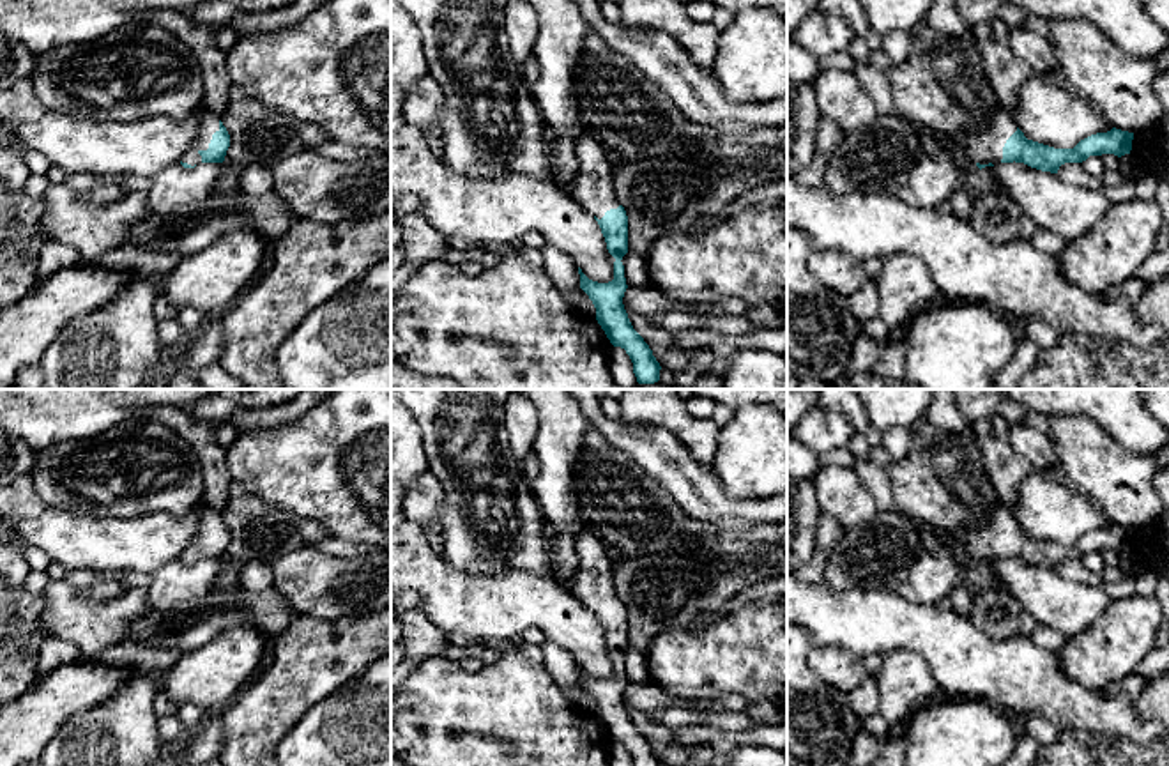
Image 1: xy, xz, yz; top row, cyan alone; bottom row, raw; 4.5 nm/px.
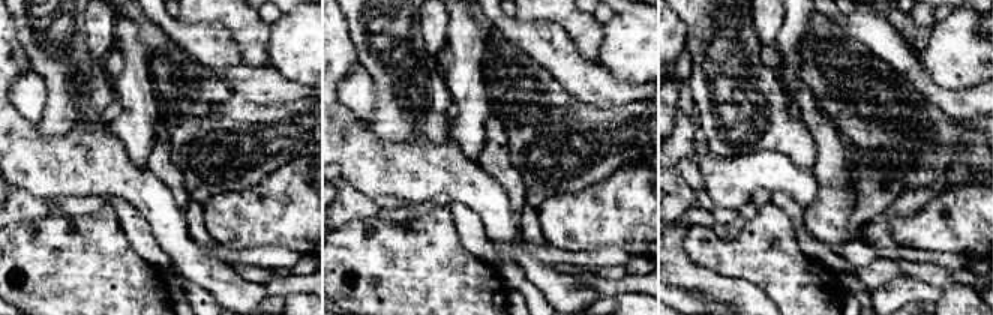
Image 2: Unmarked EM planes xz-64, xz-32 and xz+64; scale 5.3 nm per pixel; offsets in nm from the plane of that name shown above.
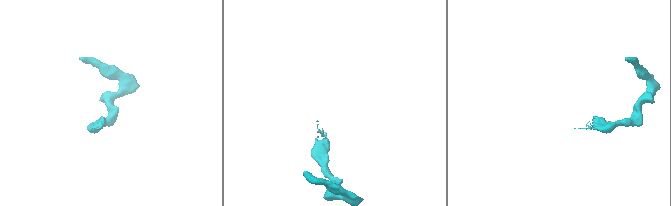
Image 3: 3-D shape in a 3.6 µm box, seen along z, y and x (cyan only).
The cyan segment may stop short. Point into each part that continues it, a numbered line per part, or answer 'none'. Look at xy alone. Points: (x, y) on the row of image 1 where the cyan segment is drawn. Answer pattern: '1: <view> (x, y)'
1: xy (209, 122)

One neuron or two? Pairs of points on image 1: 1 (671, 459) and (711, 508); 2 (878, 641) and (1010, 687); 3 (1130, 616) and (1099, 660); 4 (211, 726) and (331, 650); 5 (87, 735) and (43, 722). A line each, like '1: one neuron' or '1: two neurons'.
1: one neuron
2: one neuron
3: one neuron
4: two neurons
5: two neurons

